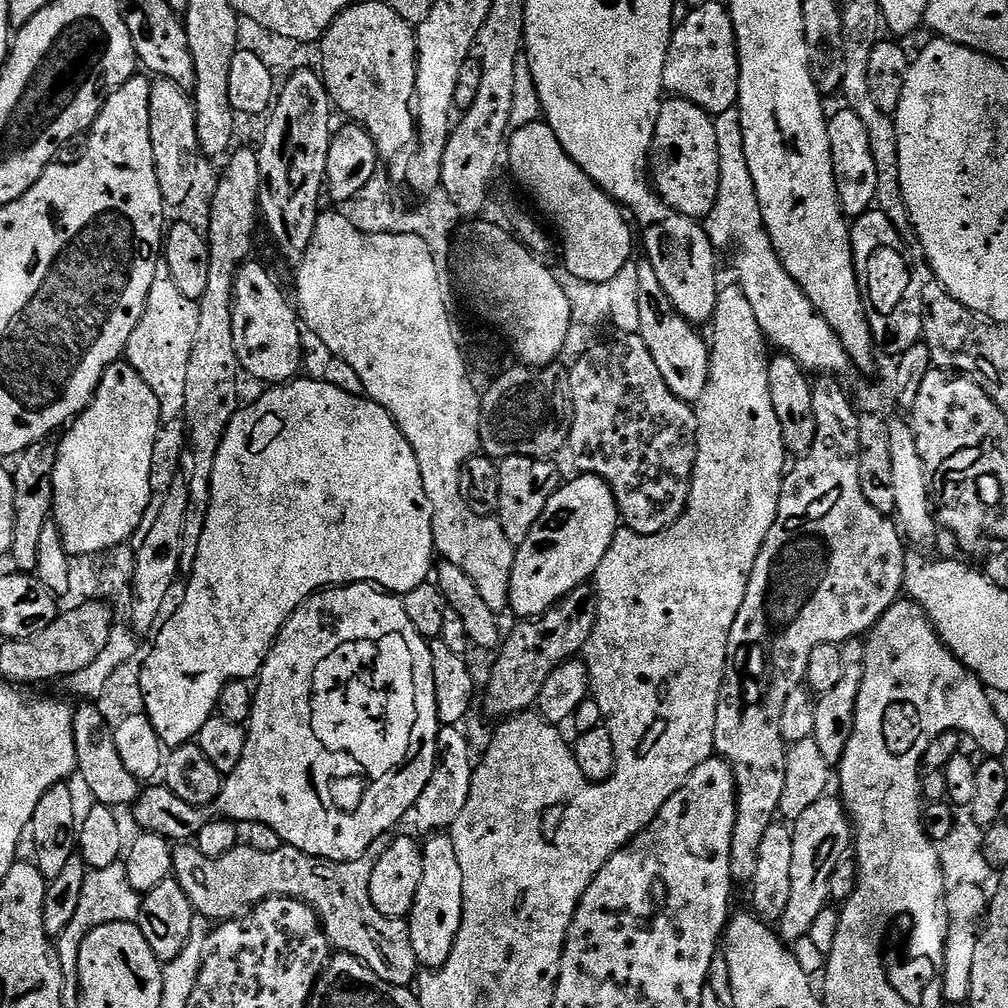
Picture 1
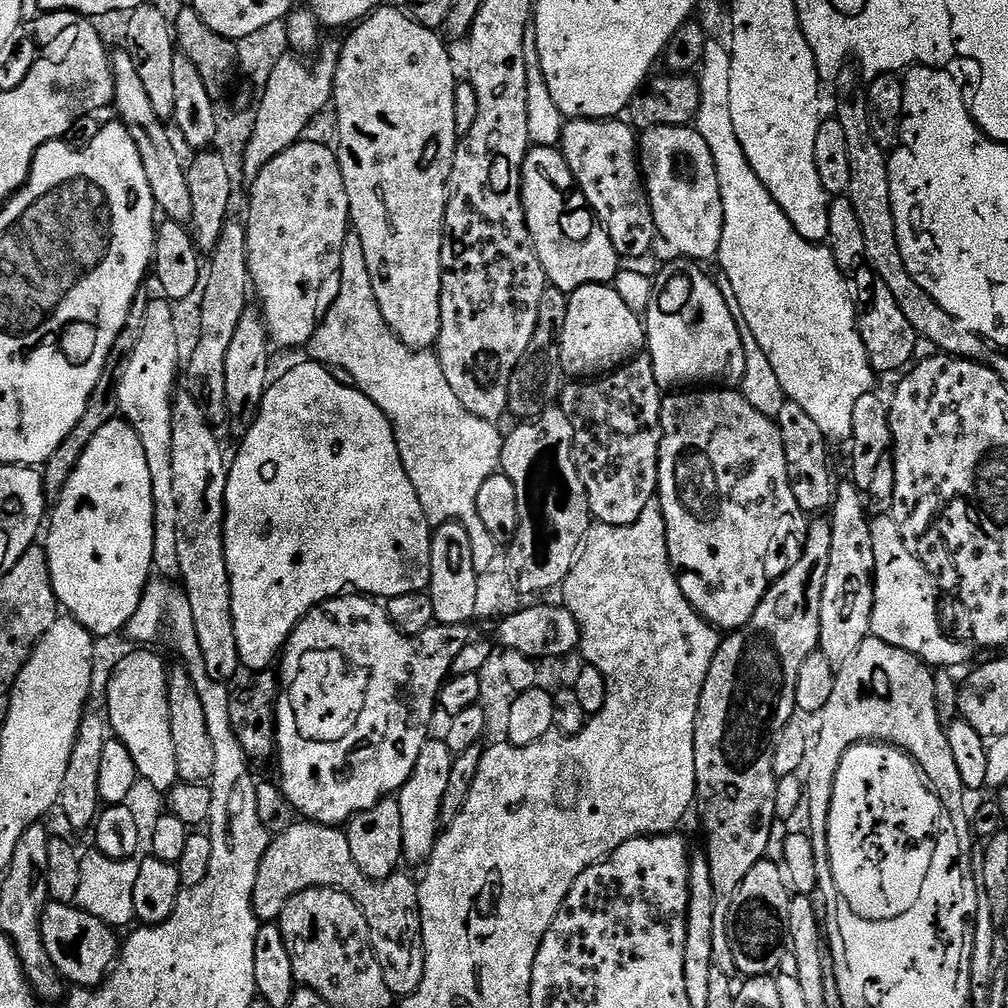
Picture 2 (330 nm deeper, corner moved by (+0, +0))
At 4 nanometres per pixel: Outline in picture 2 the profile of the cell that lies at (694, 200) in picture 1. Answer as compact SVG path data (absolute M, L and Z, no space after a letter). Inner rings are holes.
M667 124L645 128L638 136L638 163L652 205L656 230L680 258L704 262L717 255L722 242L724 211L714 170L714 158L706 138L695 127Z

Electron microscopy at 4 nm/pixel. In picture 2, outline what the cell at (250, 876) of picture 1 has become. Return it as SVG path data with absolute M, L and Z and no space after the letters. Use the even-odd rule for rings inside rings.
M296 822L285 833L277 835L271 841L258 866L258 878L252 891L252 909L257 920L261 922L279 921L282 910L294 894L311 888L337 888L344 892L360 907L368 923L368 932L372 935L372 949L382 966L384 981L393 997L411 996L418 990L424 977L424 939L422 938L422 922L420 921L420 890L417 881L408 876L397 874L385 880L371 880L354 862L354 854L350 854L350 842L347 835L339 827L311 822Z

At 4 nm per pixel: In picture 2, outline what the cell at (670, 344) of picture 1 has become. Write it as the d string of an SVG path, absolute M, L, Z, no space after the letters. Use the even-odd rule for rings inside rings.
M620 118L569 119L558 147L570 166L574 184L576 180L575 187L608 231L616 253L621 258L649 255L653 251L652 243L657 243L658 233L638 163L638 136L632 125Z

